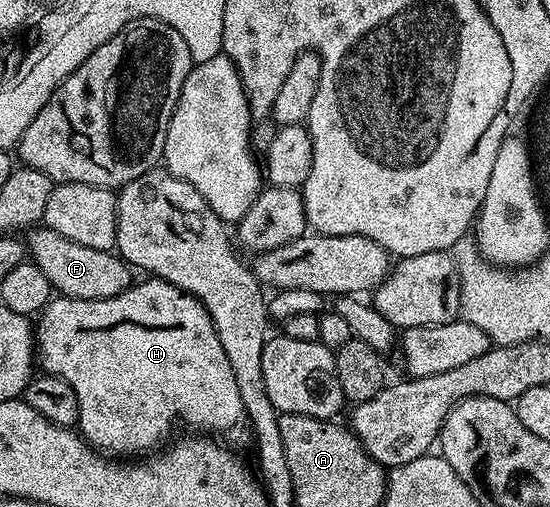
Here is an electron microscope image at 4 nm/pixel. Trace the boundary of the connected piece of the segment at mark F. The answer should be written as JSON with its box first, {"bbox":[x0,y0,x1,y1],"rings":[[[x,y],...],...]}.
{"bbox":[24,227,132,299],"rings":[[[45,227],[31,228],[24,240],[29,260],[40,267],[44,275],[48,275],[51,290],[63,297],[112,299],[112,295],[120,295],[120,291],[124,291],[132,283],[131,266],[117,252],[108,249],[96,251],[92,247],[84,247],[84,243],[72,243],[72,239],[64,239],[64,235],[56,235],[56,231]]]}

